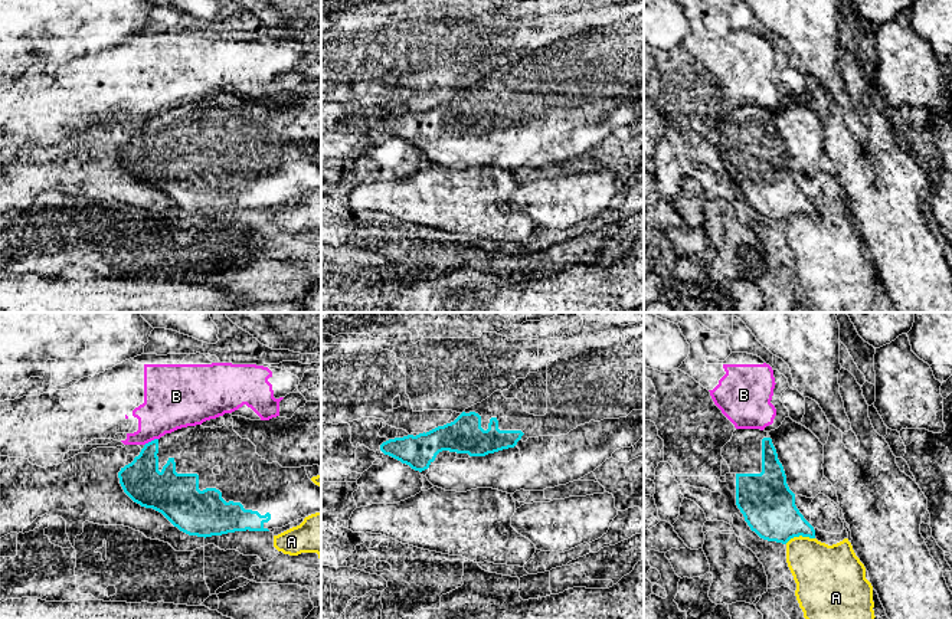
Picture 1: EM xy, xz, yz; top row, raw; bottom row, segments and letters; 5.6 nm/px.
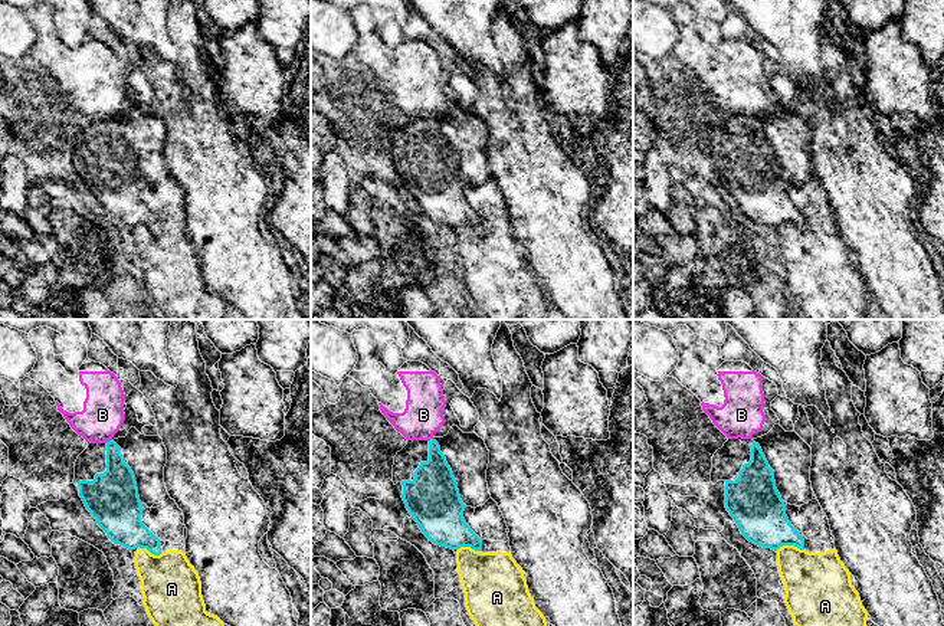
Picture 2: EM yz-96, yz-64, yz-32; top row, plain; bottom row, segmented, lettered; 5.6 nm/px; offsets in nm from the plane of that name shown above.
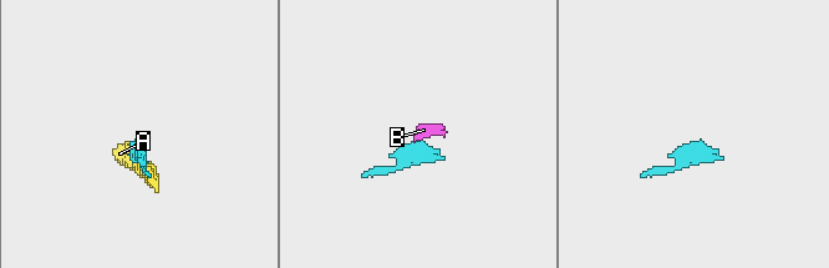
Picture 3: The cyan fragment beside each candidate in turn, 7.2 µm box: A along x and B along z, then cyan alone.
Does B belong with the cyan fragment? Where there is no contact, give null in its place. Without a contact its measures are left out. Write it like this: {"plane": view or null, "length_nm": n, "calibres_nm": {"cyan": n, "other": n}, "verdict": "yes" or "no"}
{"plane": "xy", "length_nm": 90, "calibres_nm": {"cyan": 220, "other": 300}, "verdict": "no"}

